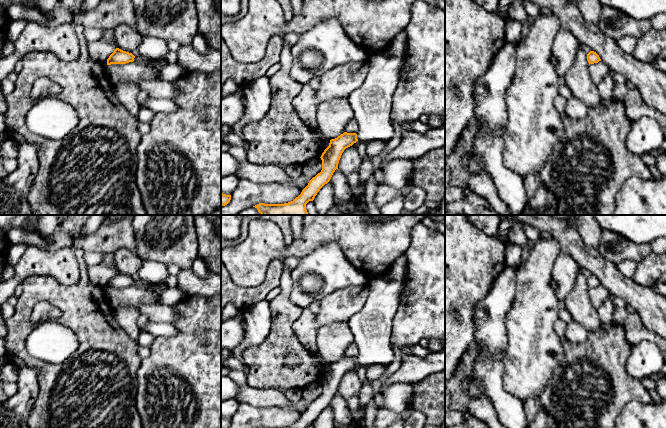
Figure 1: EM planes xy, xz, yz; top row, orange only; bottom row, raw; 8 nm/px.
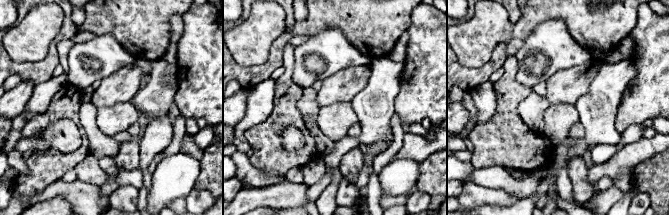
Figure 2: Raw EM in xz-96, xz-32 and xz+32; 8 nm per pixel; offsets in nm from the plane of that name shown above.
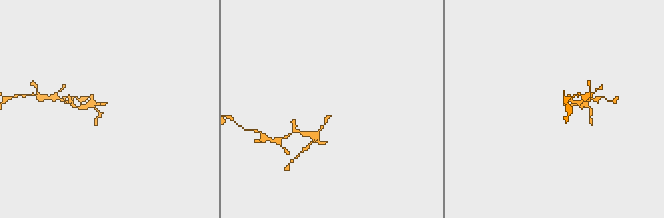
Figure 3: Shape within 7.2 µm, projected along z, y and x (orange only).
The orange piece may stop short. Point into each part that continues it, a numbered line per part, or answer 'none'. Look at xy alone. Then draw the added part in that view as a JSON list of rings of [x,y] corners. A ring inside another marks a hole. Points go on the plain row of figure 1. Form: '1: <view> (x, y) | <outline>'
1: xy (139, 283) | [[[140,278],[135,280],[133,286],[143,289],[143,290],[146,290],[146,291],[149,291],[149,292],[150,291],[161,292],[168,288],[164,282],[158,282],[158,283],[148,282],[146,280],[140,279]]]

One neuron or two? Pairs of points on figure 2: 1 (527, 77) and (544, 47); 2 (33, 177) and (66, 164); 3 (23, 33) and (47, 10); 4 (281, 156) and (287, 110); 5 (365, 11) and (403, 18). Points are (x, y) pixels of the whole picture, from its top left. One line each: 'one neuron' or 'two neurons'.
1: one neuron
2: one neuron
3: one neuron
4: one neuron
5: one neuron

